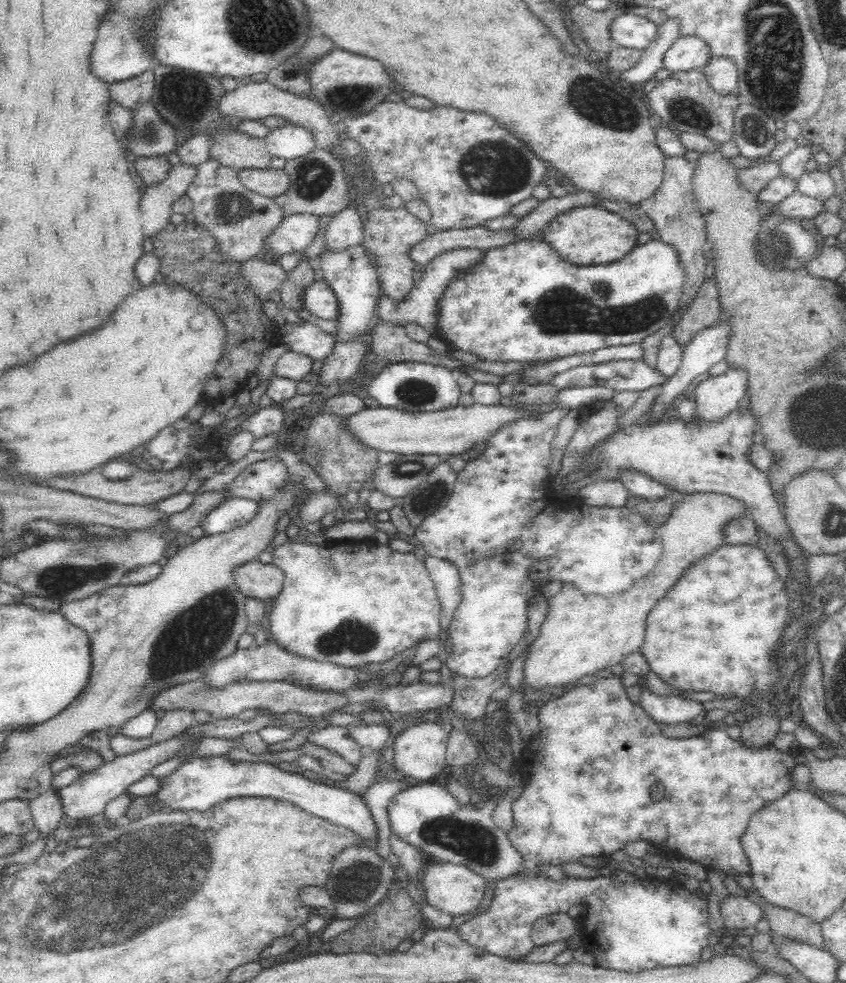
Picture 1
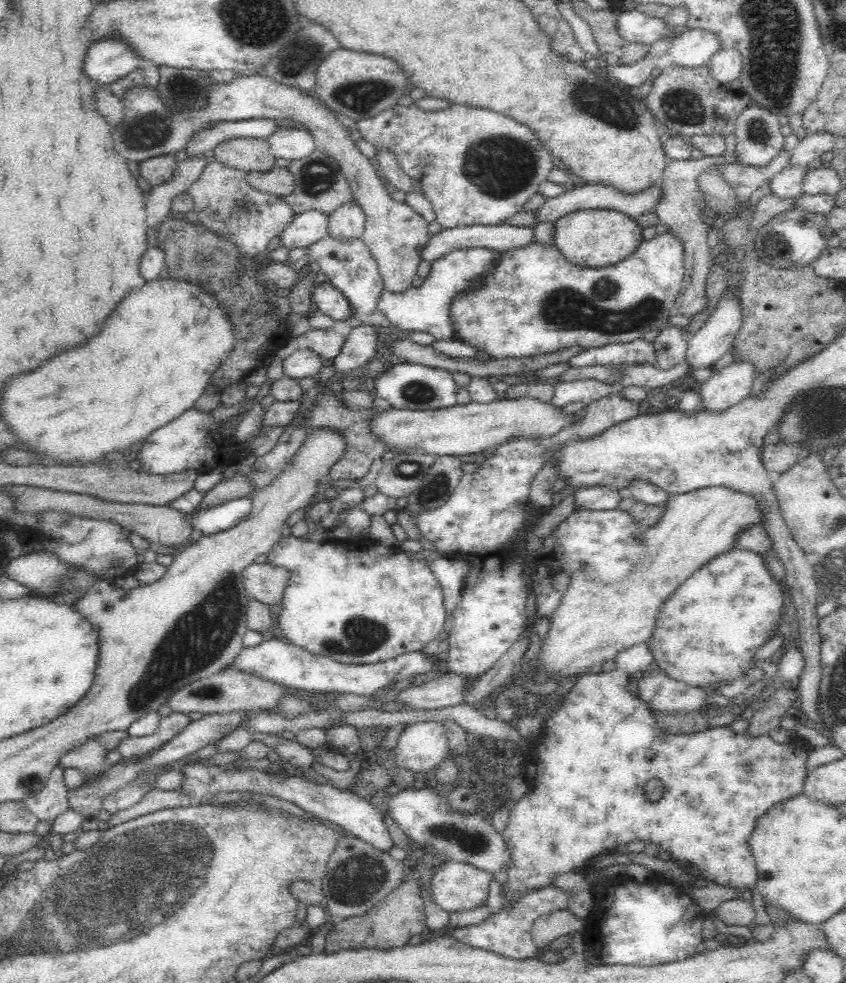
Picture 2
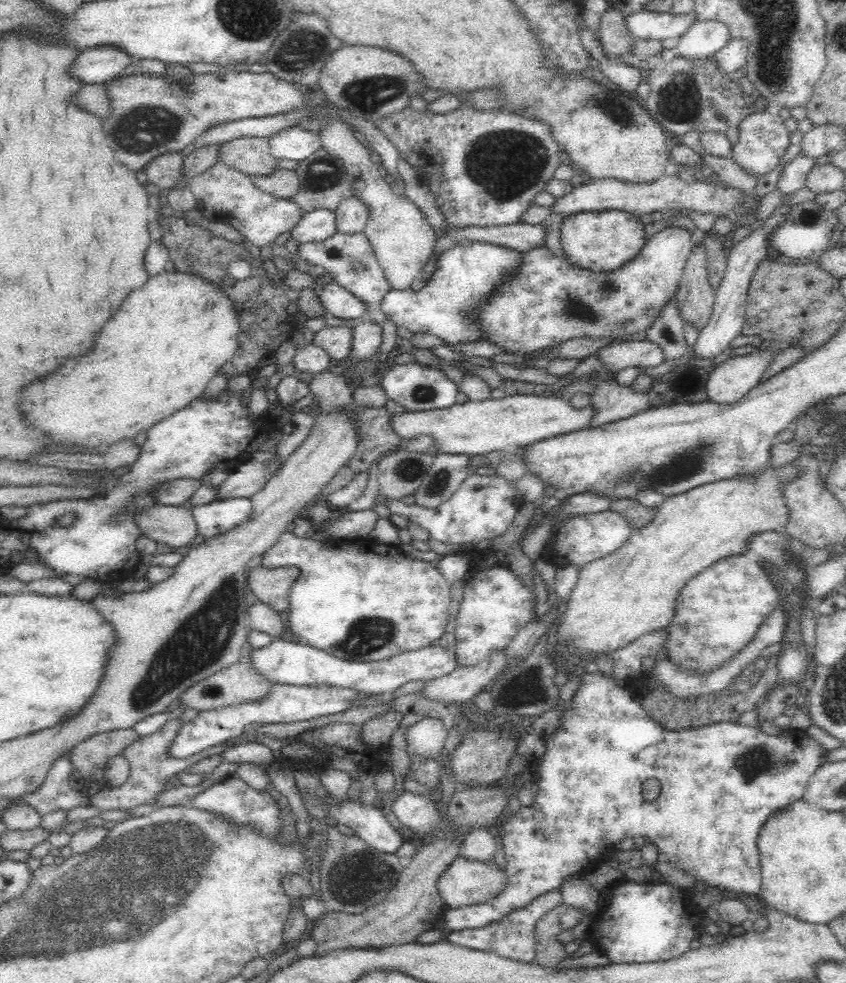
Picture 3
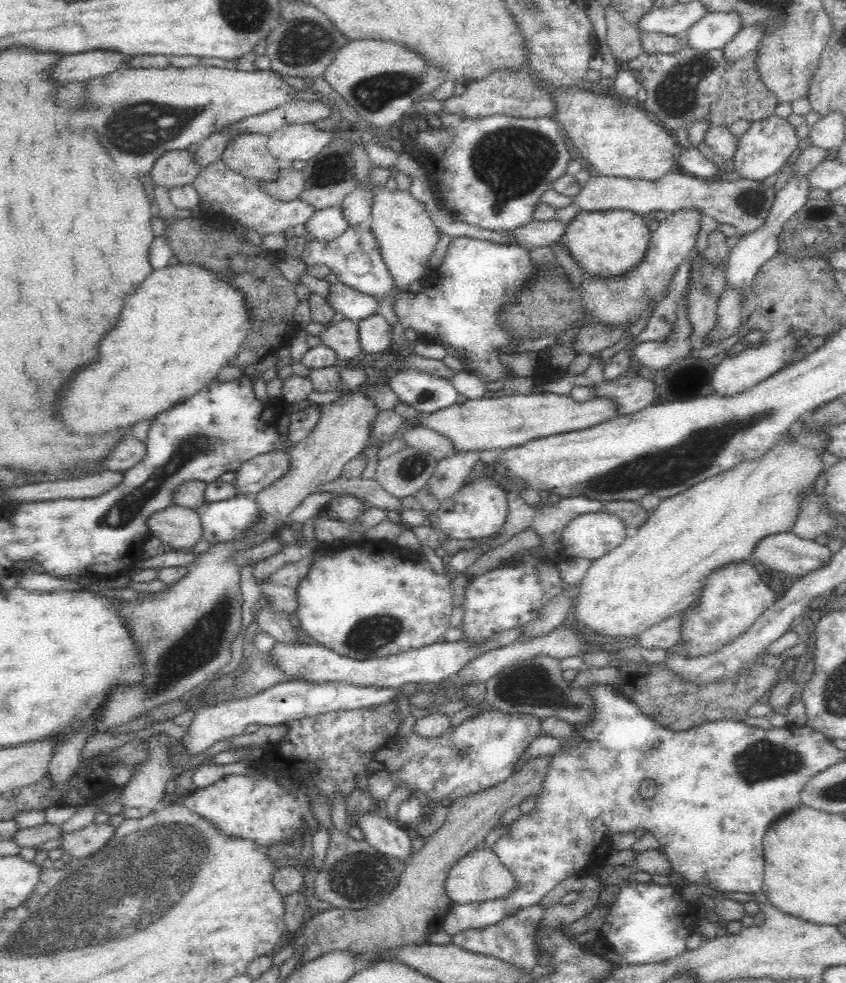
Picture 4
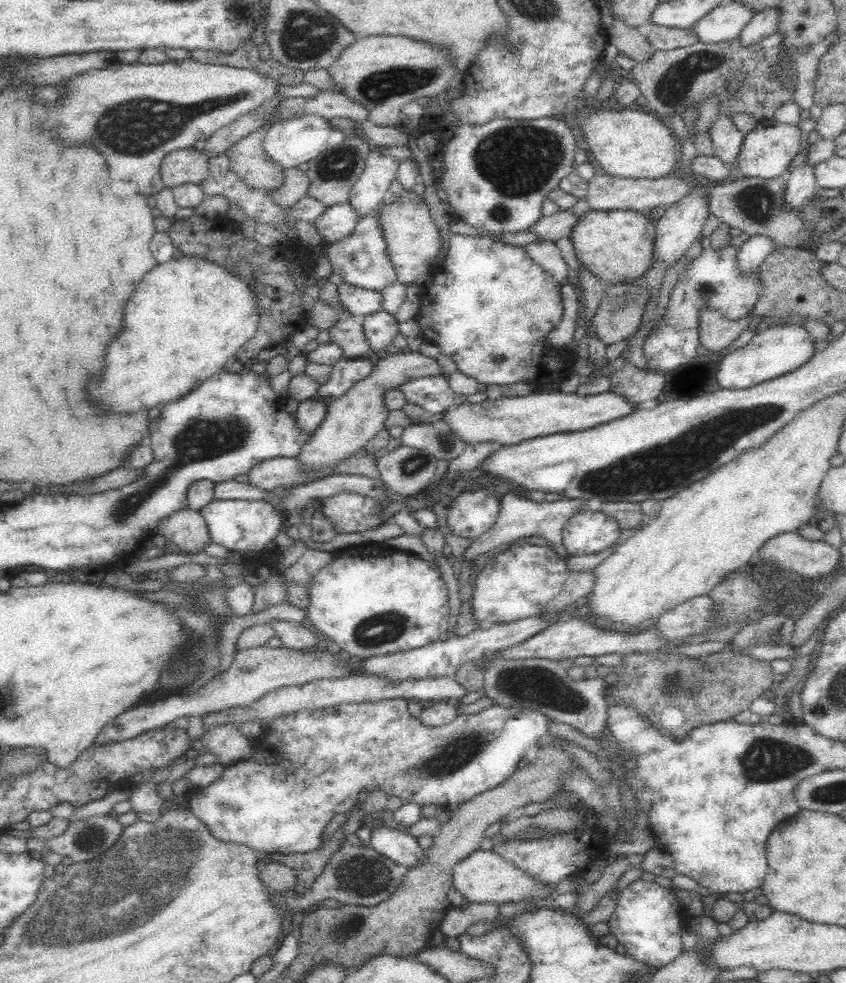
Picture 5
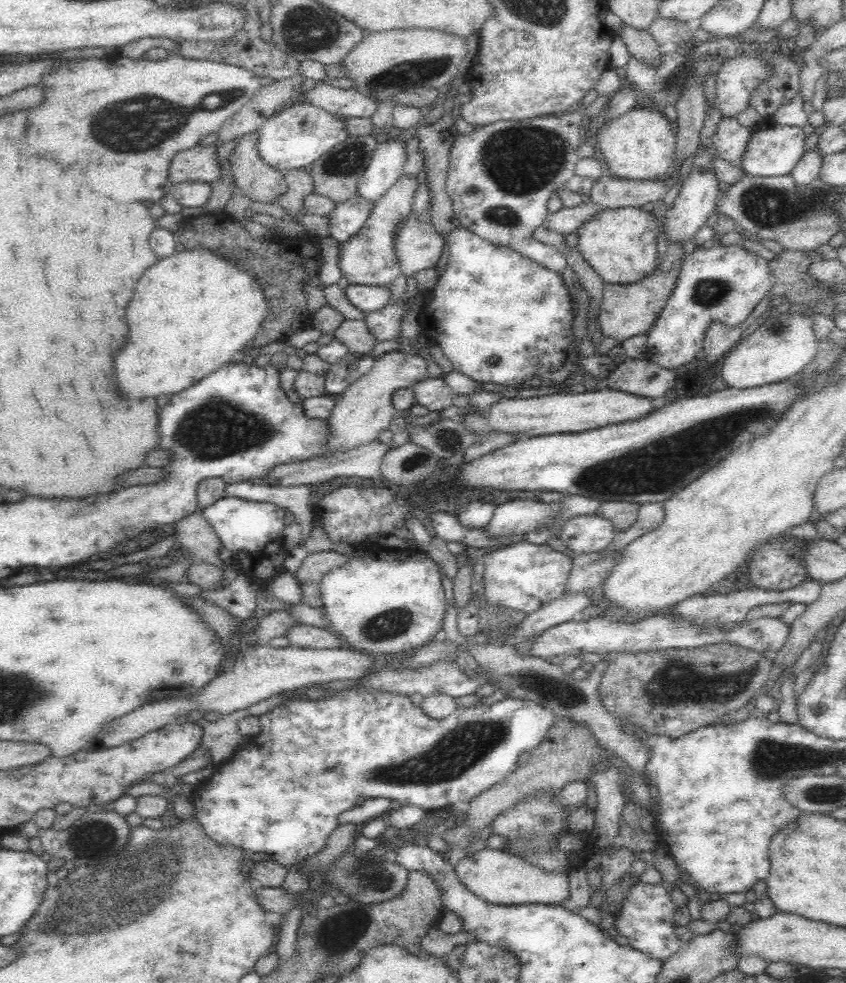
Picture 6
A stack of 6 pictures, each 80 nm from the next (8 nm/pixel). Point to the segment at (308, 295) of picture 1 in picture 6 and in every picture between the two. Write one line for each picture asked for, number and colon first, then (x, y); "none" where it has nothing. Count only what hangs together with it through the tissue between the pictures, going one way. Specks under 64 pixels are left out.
2: (326, 297)
3: (337, 301)
4: (353, 305)
5: (358, 302)
6: (367, 299)

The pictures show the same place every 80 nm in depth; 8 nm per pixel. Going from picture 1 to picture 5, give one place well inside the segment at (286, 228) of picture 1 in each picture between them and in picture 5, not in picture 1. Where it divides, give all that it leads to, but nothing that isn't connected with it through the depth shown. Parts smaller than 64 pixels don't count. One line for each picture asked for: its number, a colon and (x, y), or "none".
2: (307, 227)
3: (319, 224)
4: (326, 224)
5: (337, 221)

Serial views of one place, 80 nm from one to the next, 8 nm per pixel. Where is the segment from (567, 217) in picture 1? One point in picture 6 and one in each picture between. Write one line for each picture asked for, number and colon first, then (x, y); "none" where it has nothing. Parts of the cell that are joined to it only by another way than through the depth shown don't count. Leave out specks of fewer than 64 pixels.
2: (593, 238)
3: (603, 240)
4: (606, 244)
5: (616, 246)
6: (619, 243)

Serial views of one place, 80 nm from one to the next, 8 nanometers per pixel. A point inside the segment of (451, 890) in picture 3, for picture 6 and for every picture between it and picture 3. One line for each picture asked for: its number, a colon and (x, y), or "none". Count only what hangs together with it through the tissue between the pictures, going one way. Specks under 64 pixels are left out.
4: (479, 875)
5: (484, 876)
6: (499, 877)

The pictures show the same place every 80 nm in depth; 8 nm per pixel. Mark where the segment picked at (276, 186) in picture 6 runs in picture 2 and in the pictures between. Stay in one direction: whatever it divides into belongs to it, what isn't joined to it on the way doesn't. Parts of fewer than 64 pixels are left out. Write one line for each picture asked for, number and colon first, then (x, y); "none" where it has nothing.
2: (249, 154)
3: (252, 155)
4: (248, 153)
5: (247, 158)

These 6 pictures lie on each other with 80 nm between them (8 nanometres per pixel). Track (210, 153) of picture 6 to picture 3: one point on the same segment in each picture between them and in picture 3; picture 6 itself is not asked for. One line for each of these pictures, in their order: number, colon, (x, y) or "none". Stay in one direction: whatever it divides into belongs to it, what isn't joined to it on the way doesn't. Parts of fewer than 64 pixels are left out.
3: (165, 171)
4: (176, 168)
5: (189, 165)

